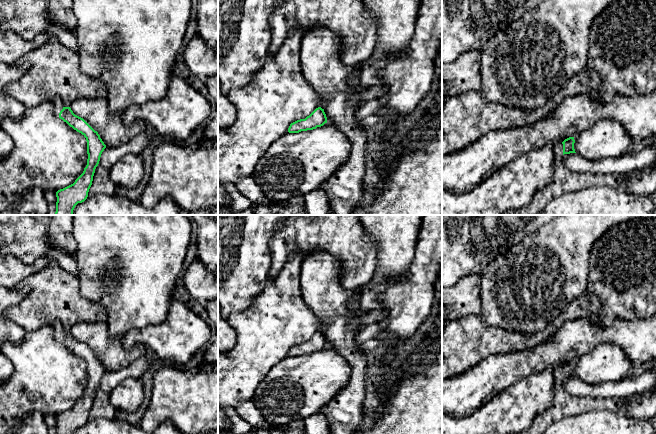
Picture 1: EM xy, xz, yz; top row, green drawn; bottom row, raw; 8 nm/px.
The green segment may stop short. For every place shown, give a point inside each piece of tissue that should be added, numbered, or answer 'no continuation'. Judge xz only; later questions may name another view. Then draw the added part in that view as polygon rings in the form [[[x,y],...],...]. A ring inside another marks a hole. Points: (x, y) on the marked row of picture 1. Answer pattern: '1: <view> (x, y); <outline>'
no continuation

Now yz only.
no continuation

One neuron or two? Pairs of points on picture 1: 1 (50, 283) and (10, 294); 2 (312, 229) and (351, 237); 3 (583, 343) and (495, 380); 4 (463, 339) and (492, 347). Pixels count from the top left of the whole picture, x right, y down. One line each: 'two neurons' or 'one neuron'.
1: two neurons
2: one neuron
3: one neuron
4: one neuron

